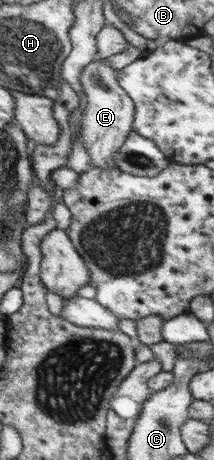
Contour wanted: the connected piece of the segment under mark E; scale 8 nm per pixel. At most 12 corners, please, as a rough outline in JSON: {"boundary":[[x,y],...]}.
{"boundary":[[92,61],[81,74],[88,101],[82,141],[100,169],[133,129],[135,105],[117,71]]}

